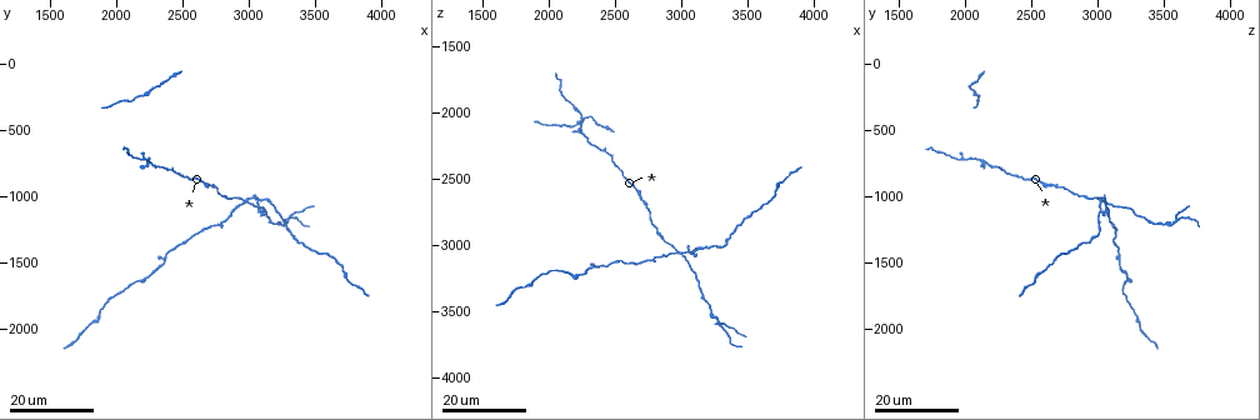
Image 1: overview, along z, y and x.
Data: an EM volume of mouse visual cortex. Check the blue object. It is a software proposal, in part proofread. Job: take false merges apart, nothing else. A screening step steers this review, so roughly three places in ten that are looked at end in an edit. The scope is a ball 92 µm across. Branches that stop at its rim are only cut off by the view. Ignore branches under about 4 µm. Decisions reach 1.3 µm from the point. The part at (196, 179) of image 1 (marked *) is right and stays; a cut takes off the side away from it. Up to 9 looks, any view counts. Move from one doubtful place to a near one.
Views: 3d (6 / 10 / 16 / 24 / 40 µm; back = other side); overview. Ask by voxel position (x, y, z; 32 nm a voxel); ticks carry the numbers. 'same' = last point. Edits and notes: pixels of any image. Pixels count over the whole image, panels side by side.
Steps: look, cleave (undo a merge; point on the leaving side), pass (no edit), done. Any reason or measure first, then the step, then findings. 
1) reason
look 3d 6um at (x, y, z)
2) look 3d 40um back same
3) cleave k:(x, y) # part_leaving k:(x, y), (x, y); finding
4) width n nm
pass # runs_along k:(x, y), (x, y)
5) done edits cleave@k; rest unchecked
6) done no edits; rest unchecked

calibre changes
look 3d 24um at (2860, 1000, 2940)

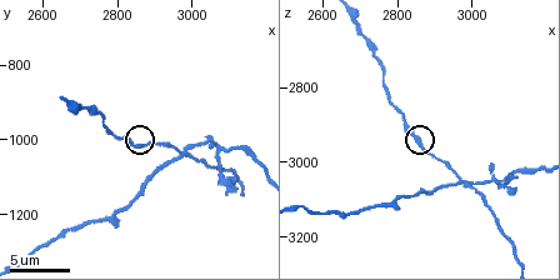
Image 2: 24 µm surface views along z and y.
look 3d 6um at (2860, 1020, 2950)

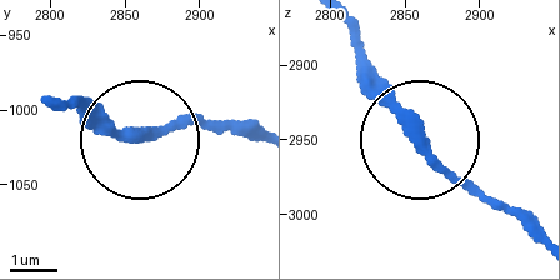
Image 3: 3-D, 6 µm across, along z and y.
width 260 nm
pass # runs_along 3:(64, 103), (139, 139), (219, 119); continuous, no second cell

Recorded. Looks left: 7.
four or more arms meet
look 3d 6um at (2980, 1040, 3050)

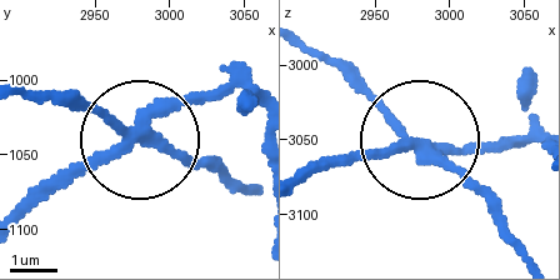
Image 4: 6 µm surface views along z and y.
arms 4
cleave 4:(203, 98) # part_leaving 4:(135, 136), (80, 160), (20, 220); a second cell is stuck on

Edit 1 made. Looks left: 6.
redraw
look overview

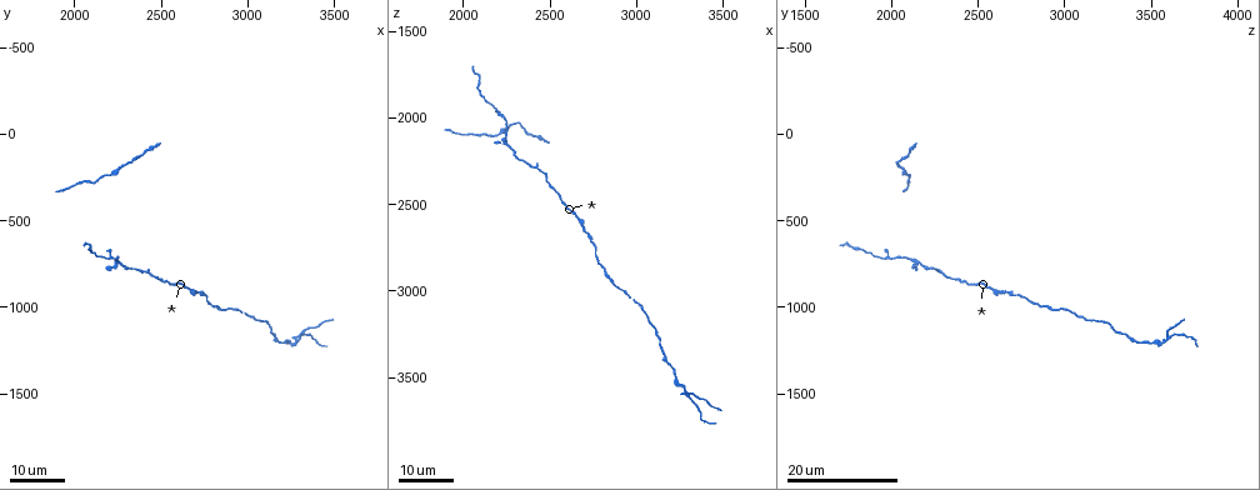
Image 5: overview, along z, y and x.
thin arm on a thick one
look 3d 24um at (3280, 1180, 3600)

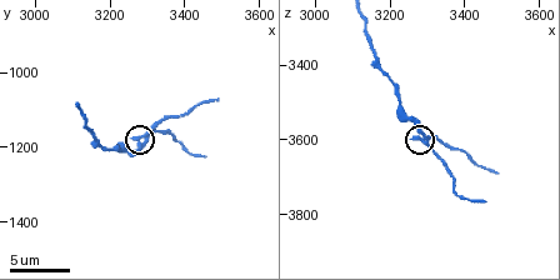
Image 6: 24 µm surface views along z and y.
look 3d 6um at (3300, 1170, 3610)

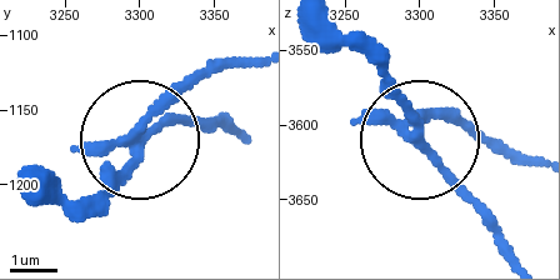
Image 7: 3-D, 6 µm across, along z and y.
arms 4
cleave 7:(173, 95) # a second cell is stuck on

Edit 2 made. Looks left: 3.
look overview

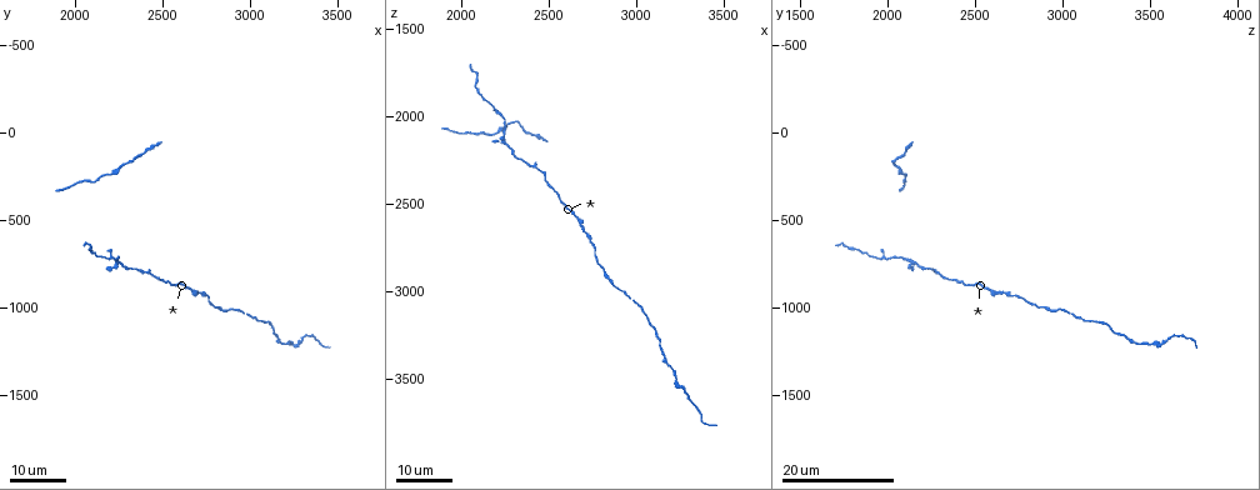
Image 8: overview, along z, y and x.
branch point
look 3d 24um at (2200, 700, 1980)

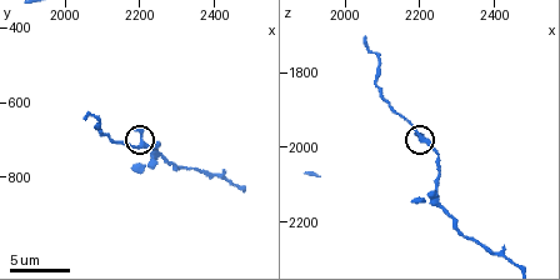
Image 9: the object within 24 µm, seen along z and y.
look 3d 10um at (2210, 710, 1980)

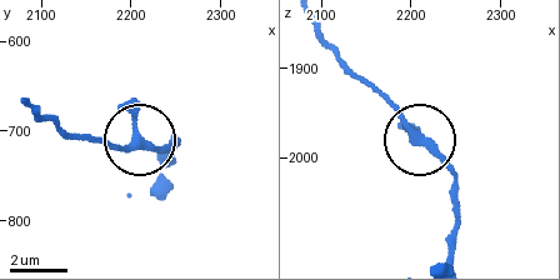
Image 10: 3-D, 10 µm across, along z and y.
pass # continuous, no second cell

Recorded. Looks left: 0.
done edits cleave@4, cleave@7; rest unchecked

